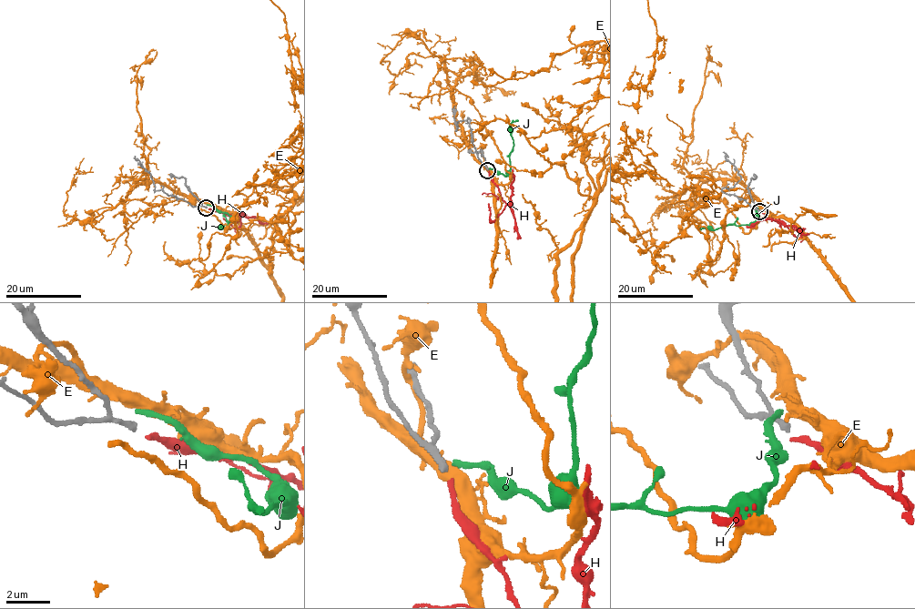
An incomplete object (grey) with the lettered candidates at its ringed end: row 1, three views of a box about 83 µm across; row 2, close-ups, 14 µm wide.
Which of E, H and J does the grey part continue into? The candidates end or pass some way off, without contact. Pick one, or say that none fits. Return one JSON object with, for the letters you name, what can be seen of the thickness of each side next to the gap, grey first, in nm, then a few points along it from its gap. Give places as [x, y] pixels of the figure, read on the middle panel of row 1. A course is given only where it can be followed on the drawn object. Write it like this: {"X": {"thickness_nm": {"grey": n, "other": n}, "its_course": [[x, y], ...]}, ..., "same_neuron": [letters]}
{"H": {"thickness_nm": {"grey": 280, "other": 240}, "its_course": [[488, 171], [506, 204], [501, 214], [491, 220], [489, 203]]}, "same_neuron": ["H"]}

